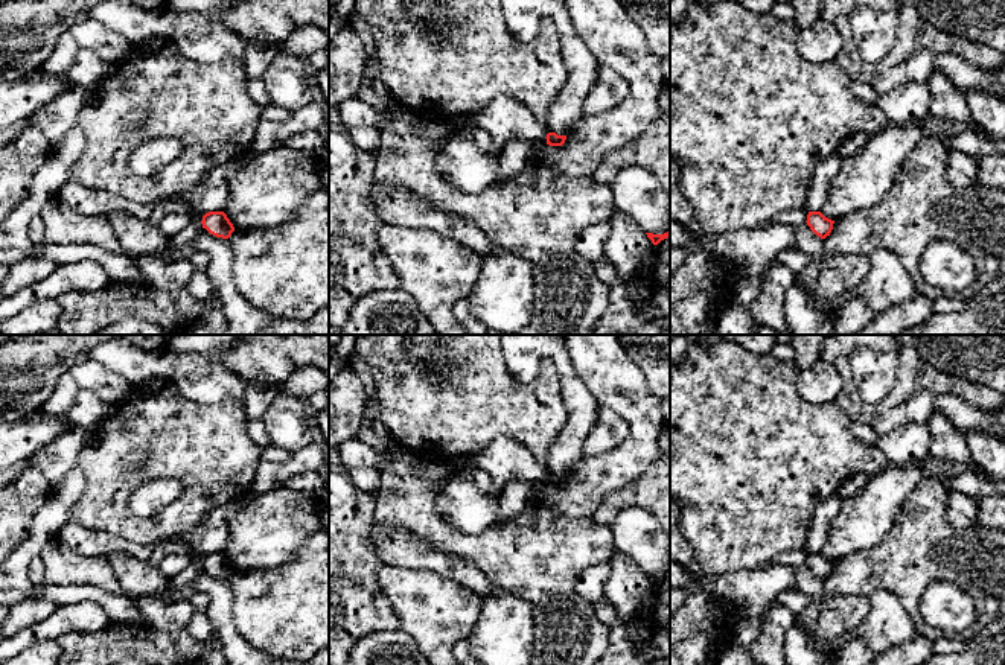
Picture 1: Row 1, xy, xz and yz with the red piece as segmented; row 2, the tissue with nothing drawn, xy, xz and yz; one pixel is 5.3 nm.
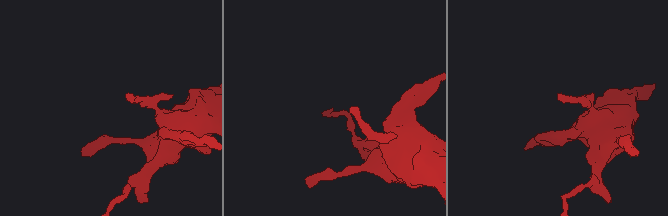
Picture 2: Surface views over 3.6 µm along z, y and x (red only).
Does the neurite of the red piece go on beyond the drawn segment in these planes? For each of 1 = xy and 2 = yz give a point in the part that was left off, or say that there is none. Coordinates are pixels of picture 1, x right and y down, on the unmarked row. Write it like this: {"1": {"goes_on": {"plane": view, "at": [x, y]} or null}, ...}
{"1": {"goes_on": null}, "2": {"goes_on": null}}

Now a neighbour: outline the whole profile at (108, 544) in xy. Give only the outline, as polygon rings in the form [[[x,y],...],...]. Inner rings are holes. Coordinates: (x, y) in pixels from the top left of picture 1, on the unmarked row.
[[[70,520],[59,528],[56,537],[69,548],[87,557],[108,557],[116,551],[125,551],[139,560],[148,560],[157,546],[157,542],[132,543],[105,531],[90,531]]]

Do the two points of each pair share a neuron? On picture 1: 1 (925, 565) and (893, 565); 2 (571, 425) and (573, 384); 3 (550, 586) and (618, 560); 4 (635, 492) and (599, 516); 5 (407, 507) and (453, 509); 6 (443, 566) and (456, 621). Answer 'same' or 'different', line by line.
1: same
2: same
3: different
4: same
5: different
6: different

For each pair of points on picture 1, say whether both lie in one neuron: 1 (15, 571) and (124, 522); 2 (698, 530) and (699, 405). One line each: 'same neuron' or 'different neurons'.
1: different neurons
2: same neuron

